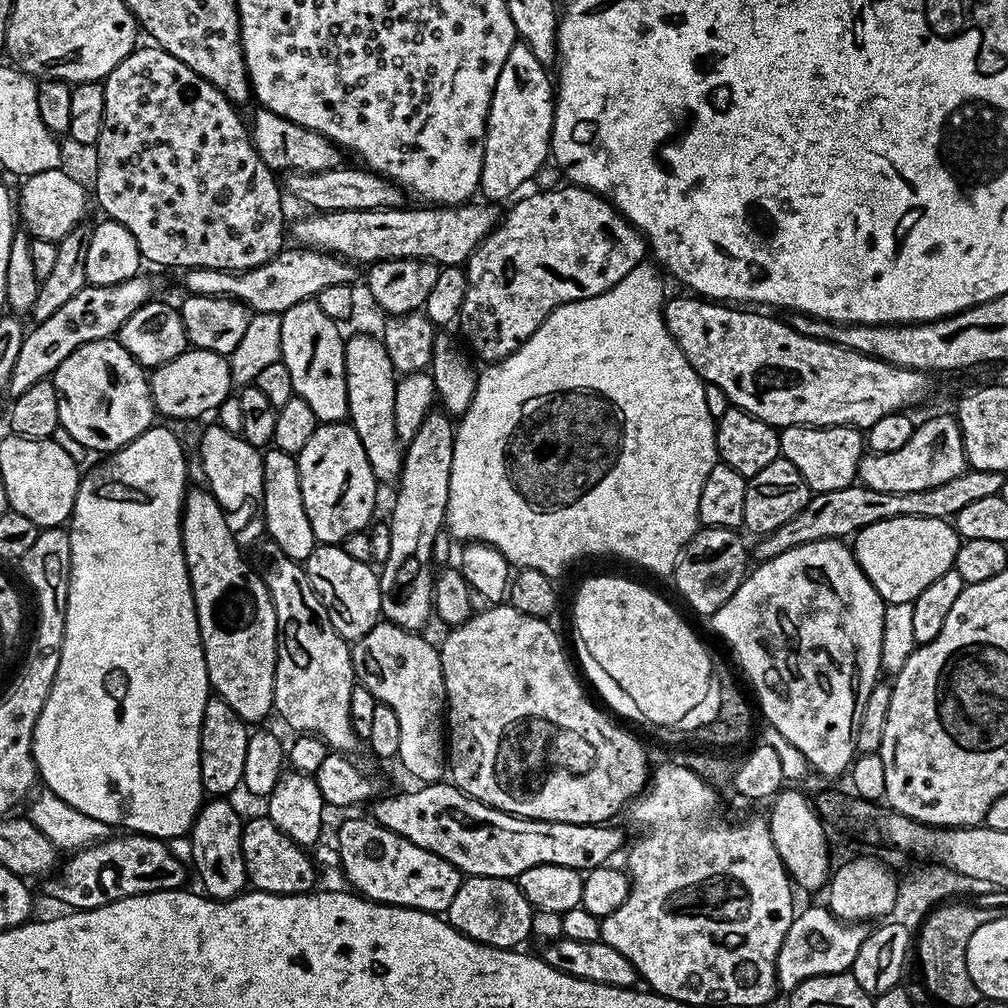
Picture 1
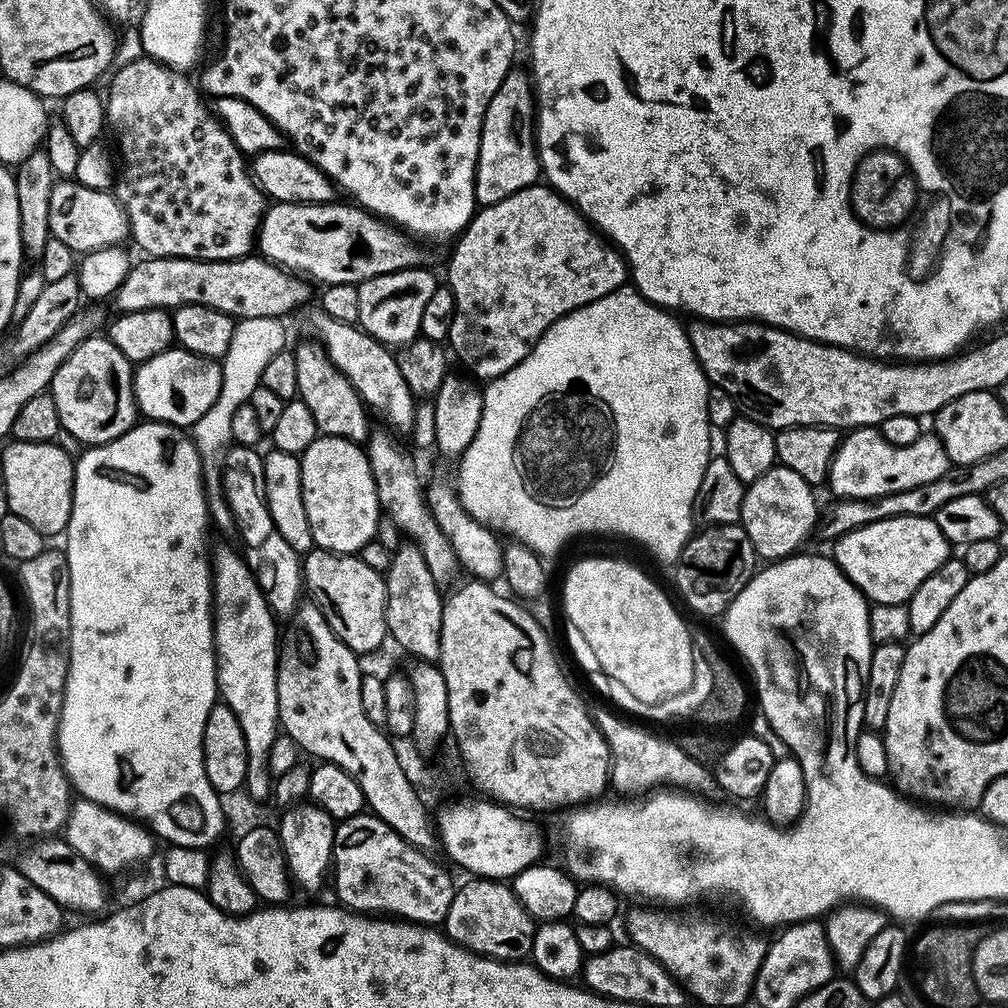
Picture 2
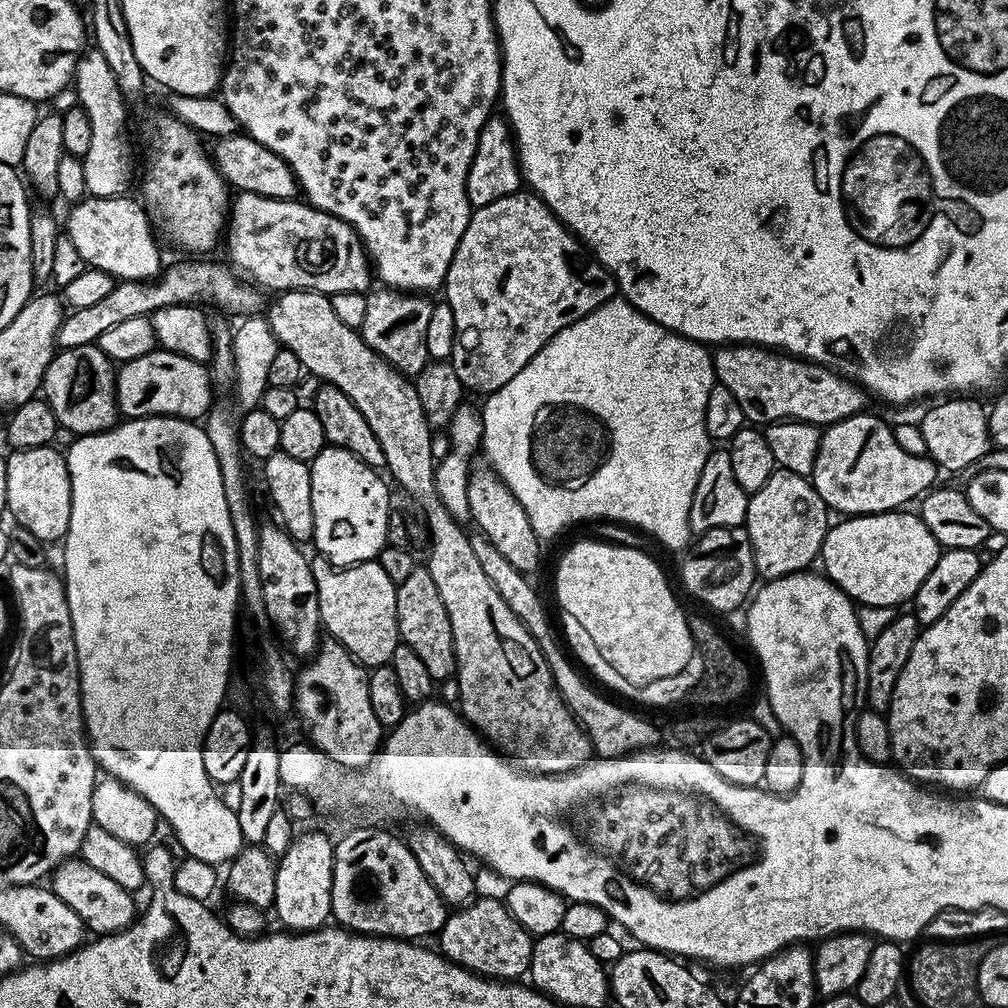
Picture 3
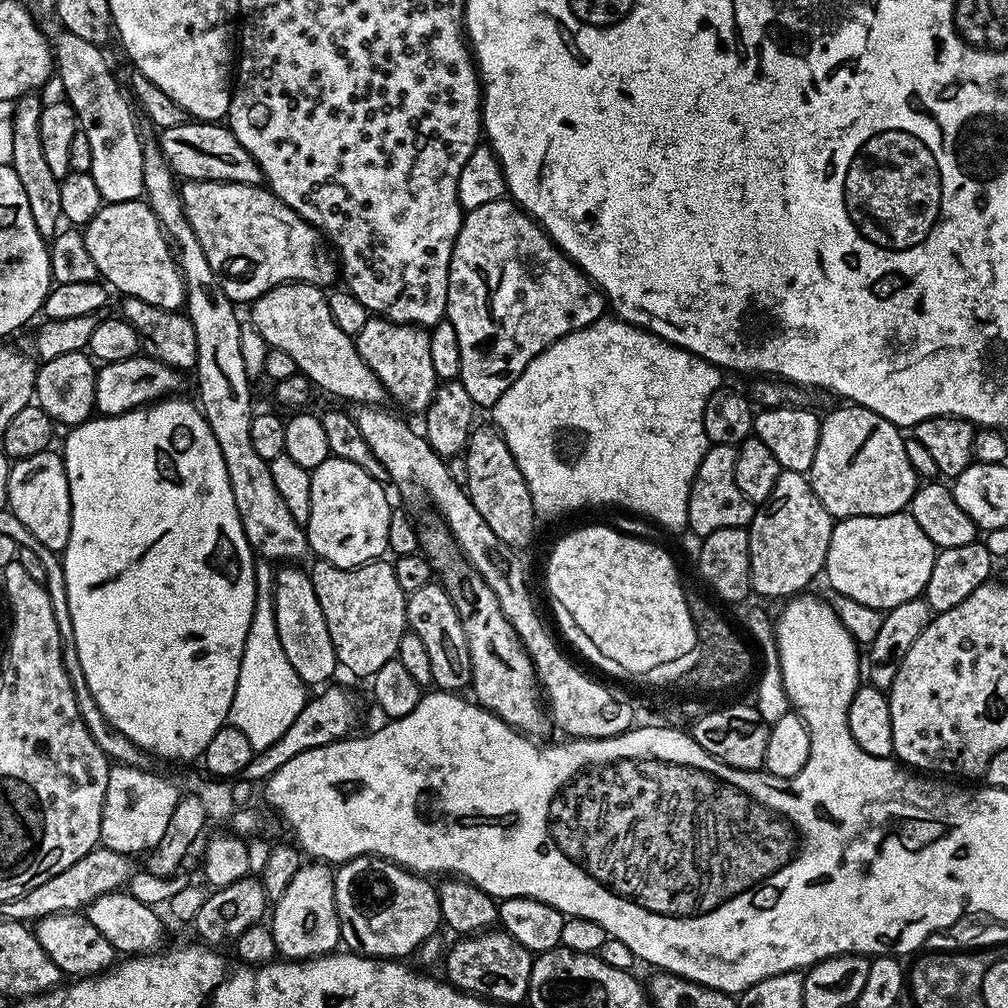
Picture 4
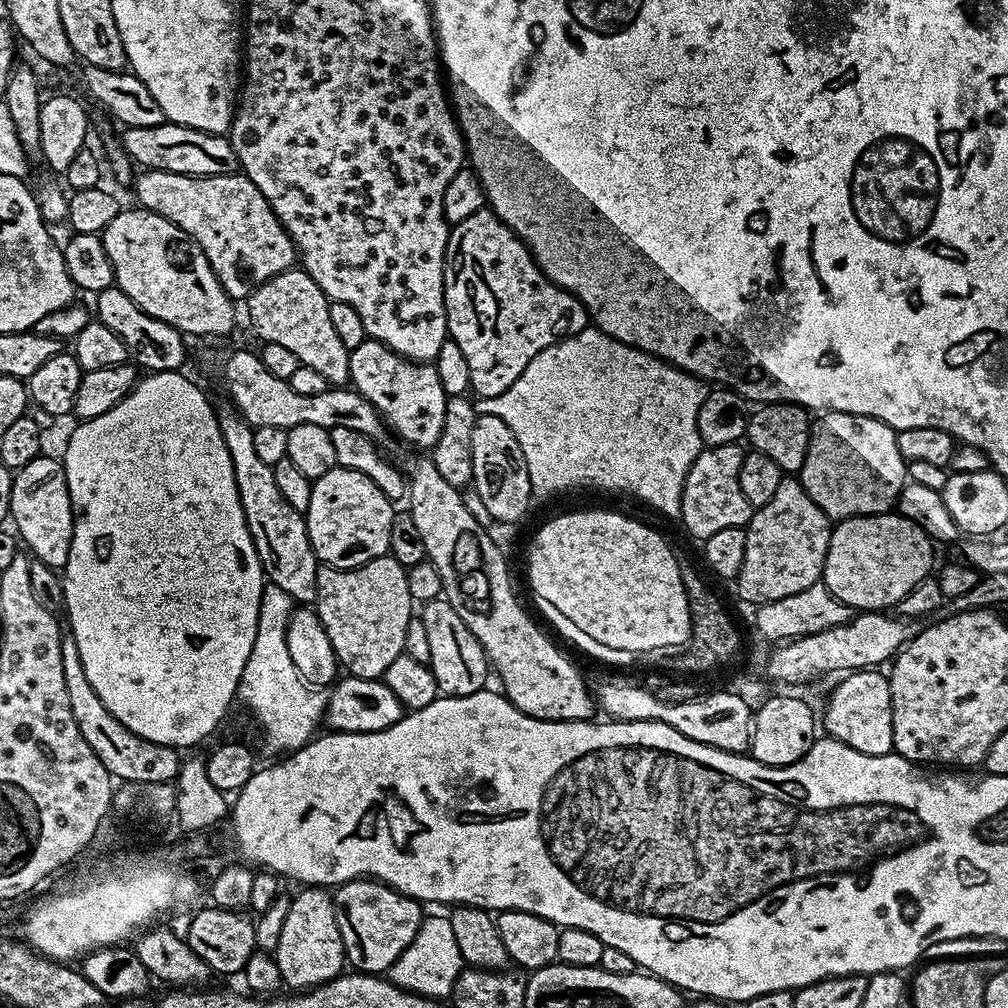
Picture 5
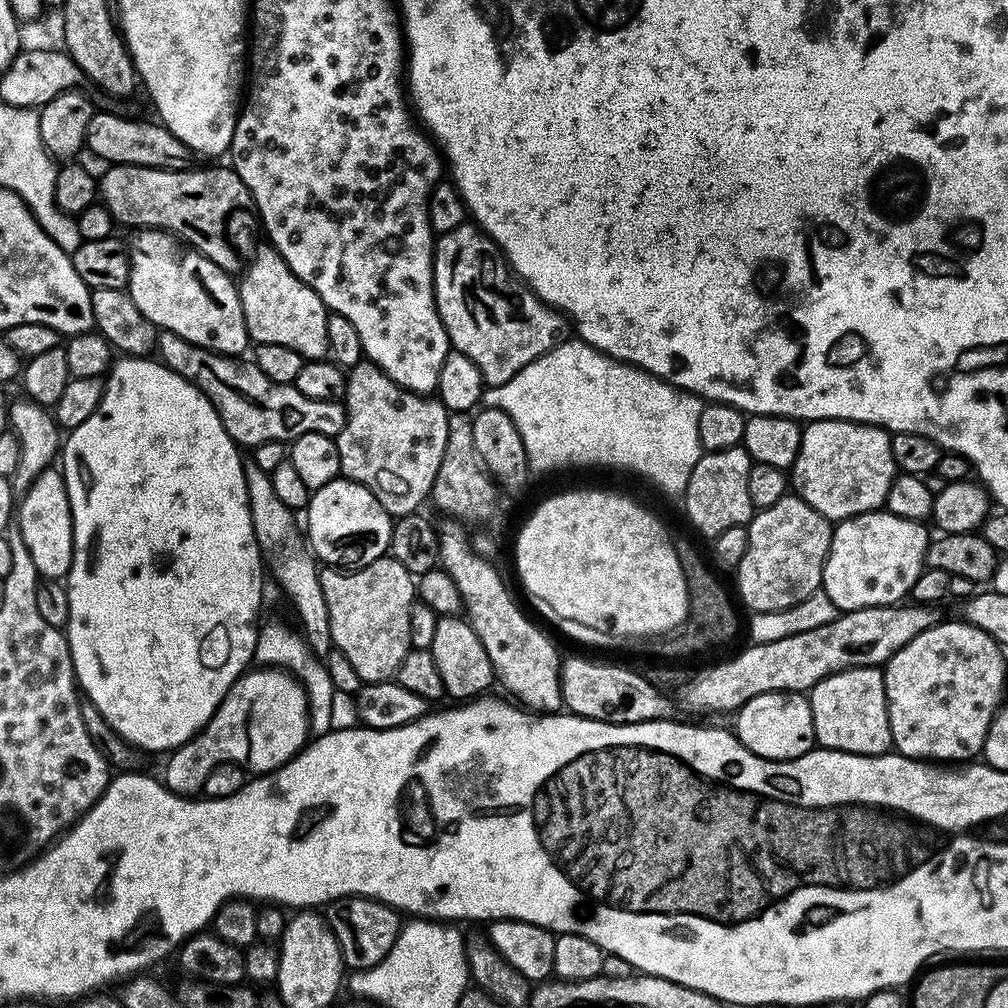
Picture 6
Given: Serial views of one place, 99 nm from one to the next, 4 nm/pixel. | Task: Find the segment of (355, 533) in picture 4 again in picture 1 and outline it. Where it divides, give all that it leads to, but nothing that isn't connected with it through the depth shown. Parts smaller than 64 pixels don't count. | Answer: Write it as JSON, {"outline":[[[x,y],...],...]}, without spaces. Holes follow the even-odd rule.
{"outline":[[[317,423],[314,434],[310,434],[310,442],[306,442],[296,456],[296,465],[302,486],[302,506],[306,506],[306,518],[310,518],[317,542],[343,545],[347,536],[365,531],[373,523],[372,511],[376,508],[378,481],[370,470],[366,450],[362,450],[362,442],[358,442],[358,434],[351,423]]]}

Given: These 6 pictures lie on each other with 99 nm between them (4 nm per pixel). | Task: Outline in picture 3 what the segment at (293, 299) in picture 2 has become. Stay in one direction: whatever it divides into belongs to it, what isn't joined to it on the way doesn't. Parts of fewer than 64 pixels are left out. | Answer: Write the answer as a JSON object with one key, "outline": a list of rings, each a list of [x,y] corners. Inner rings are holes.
{"outline":[[[188,258],[185,264],[172,264],[169,268],[167,265],[159,276],[151,280],[121,280],[113,283],[106,298],[93,302],[91,306],[71,309],[65,315],[56,335],[56,343],[61,349],[96,344],[106,329],[125,318],[151,317],[152,313],[175,304],[206,306],[210,303],[224,312],[229,312],[224,314],[229,317],[236,316],[235,318],[247,318],[259,313],[261,289],[237,275],[227,263],[224,264],[211,264],[208,258]]]}

